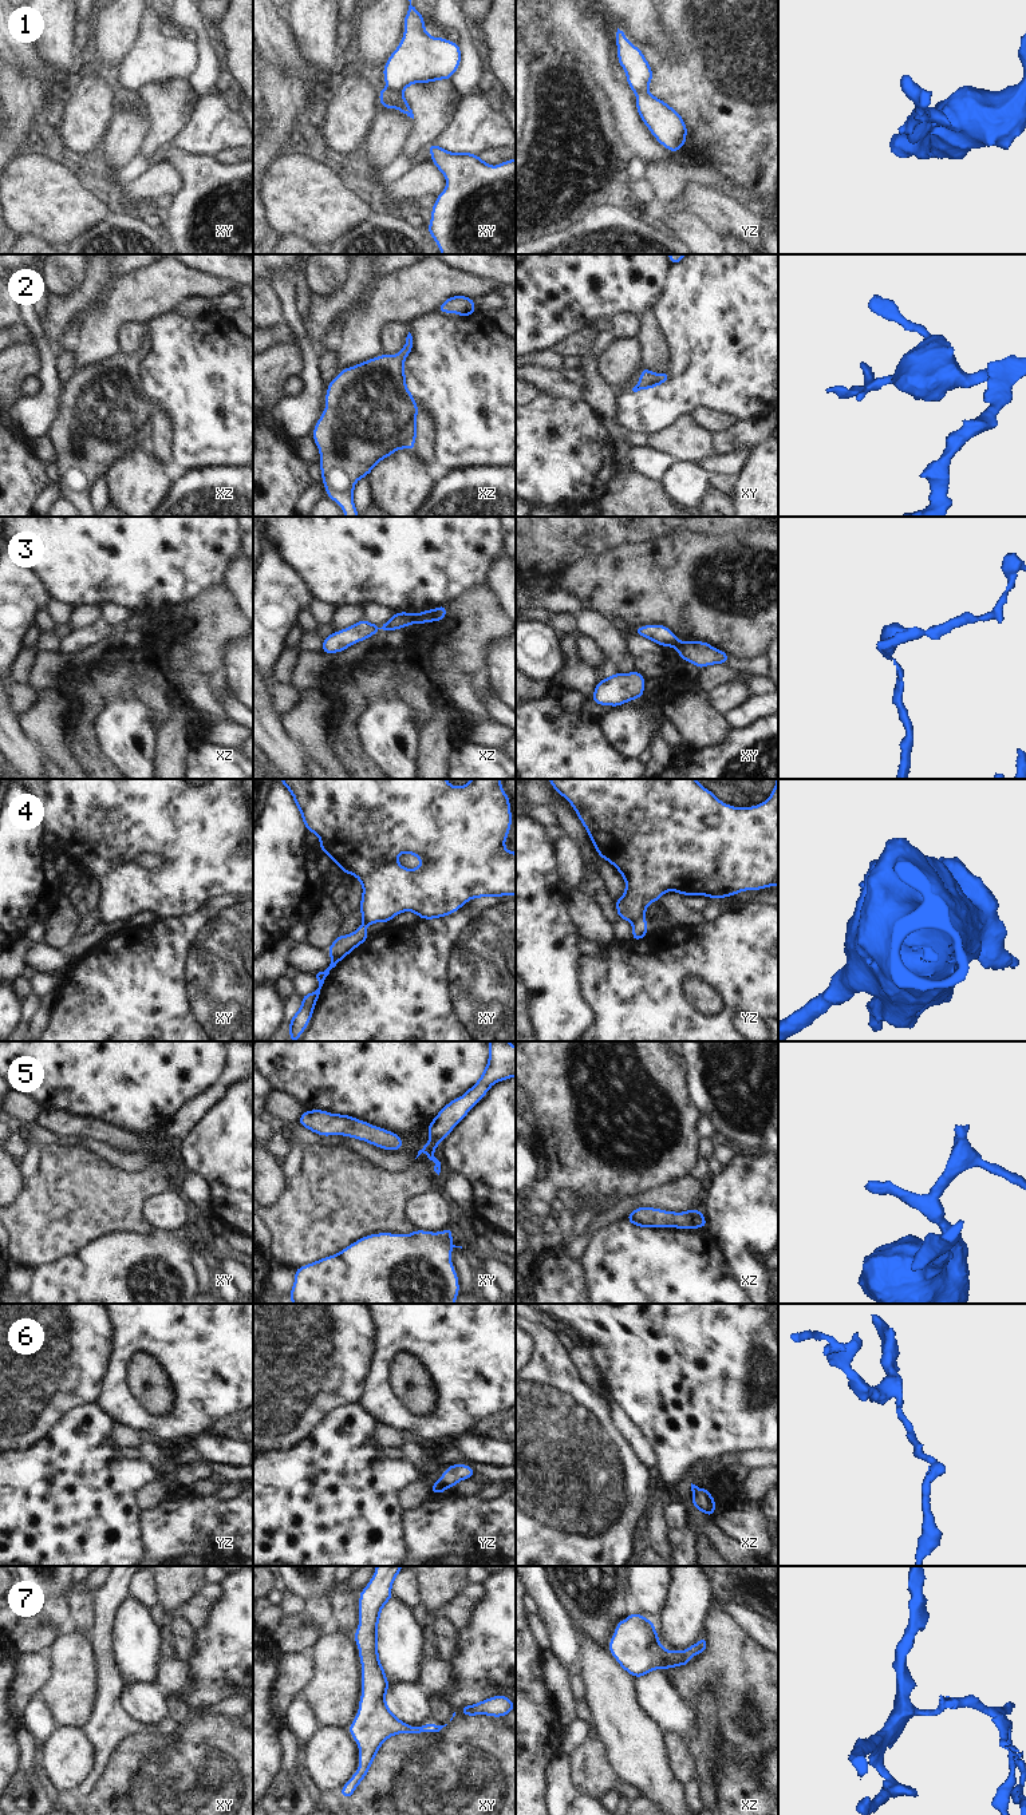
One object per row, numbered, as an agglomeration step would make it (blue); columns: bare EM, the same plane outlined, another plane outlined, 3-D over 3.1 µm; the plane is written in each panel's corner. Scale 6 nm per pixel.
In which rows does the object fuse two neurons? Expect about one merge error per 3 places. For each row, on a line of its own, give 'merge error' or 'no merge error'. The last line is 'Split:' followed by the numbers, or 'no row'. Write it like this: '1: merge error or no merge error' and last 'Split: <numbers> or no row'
1: merge error
2: no merge error
3: merge error
4: merge error
5: merge error
6: merge error
7: no merge error
Split: 1, 3, 4, 5, 6

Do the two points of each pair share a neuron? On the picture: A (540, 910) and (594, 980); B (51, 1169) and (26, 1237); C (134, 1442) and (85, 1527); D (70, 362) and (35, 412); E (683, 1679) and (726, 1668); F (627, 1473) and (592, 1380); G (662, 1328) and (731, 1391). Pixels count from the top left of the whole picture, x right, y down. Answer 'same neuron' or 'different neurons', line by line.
A: different neurons
B: same neuron
C: different neurons
D: different neurons
E: same neuron
F: different neurons
G: same neuron

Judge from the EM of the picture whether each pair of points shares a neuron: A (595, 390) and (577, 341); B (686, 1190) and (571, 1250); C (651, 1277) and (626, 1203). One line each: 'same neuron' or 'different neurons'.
A: same neuron
B: same neuron
C: different neurons

